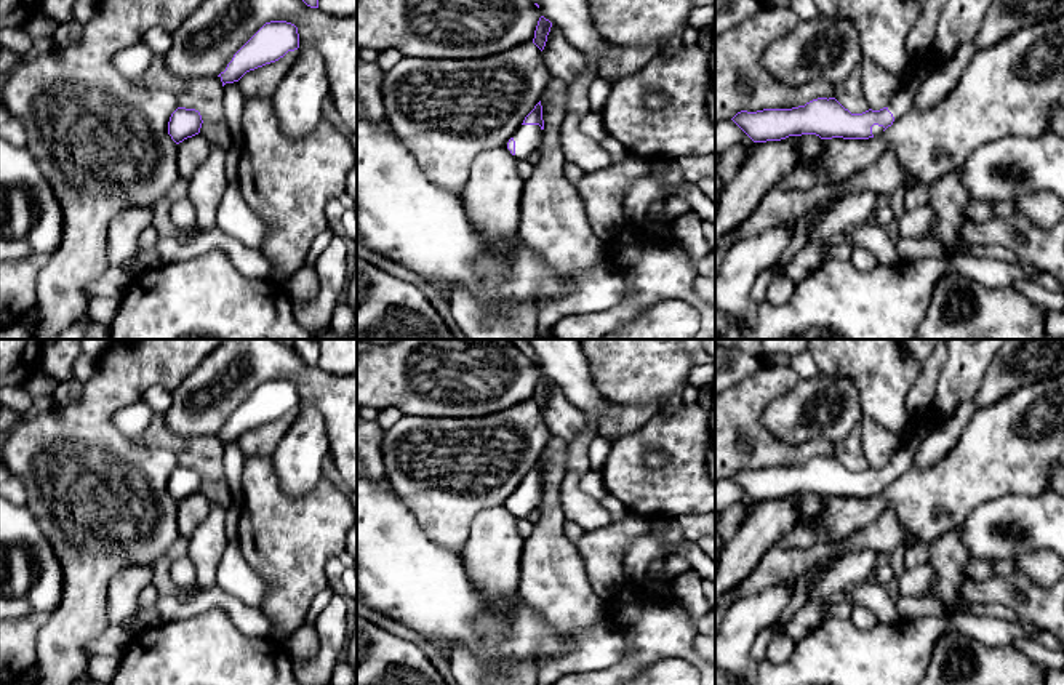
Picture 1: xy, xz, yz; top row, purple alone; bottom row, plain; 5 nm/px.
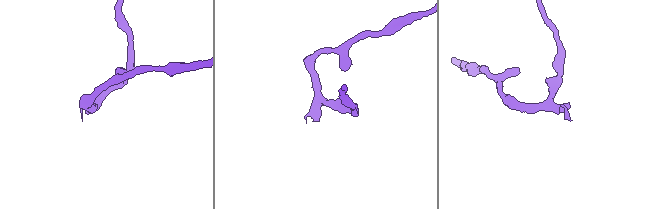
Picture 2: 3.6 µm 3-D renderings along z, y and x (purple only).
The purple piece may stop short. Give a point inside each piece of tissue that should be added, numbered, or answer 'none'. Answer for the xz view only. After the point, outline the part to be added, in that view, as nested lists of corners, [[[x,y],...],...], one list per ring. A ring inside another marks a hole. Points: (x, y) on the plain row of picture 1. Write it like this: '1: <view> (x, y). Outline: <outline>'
1: xz (527, 496). Outline: [[[520,483],[512,496],[515,499],[515,517],[526,519],[531,511],[541,506],[542,488],[539,483]]]

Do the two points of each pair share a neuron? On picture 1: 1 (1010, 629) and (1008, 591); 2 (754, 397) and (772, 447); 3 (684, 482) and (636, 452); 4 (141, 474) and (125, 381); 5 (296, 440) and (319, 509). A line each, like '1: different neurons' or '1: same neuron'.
1: different neurons
2: same neuron
3: same neuron
4: same neuron
5: different neurons

